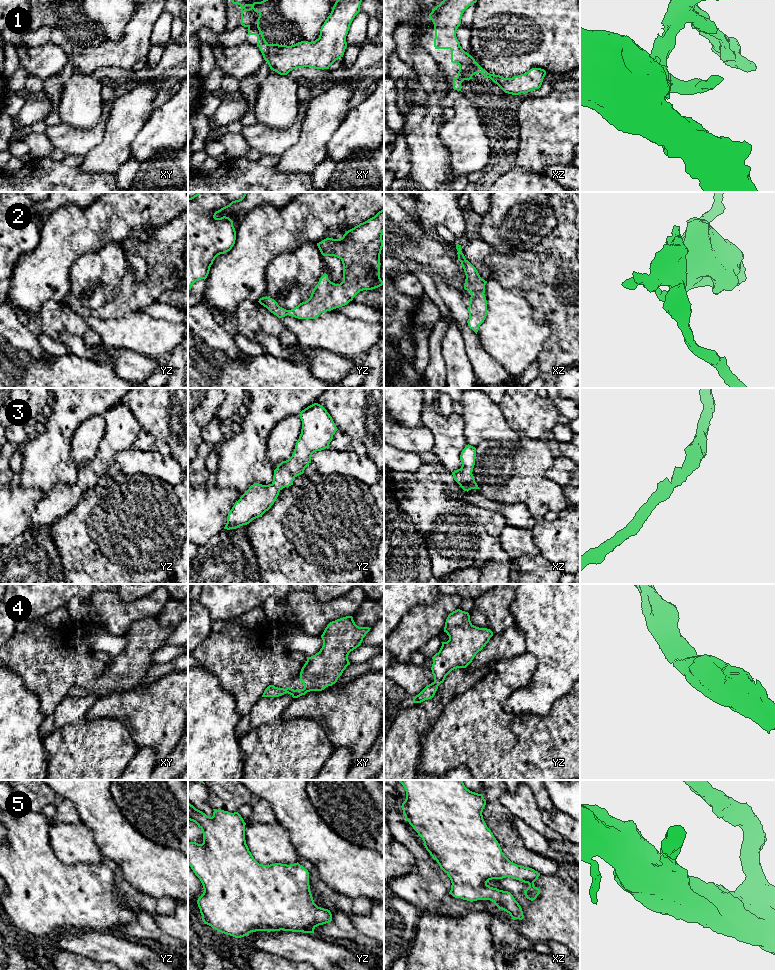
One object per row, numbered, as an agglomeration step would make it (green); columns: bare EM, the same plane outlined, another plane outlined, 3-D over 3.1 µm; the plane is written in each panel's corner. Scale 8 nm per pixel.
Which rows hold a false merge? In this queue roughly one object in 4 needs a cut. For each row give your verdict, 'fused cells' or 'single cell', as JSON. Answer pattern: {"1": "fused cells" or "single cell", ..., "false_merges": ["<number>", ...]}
{"1": "single cell", "2": "single cell", "3": "single cell", "4": "single cell", "5": "single cell", "false_merges": []}

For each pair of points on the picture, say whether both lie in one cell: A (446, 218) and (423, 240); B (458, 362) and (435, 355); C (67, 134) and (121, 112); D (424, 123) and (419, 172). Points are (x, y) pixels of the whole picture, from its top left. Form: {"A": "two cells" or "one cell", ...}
{"A": "two cells", "B": "two cells", "C": "two cells", "D": "one cell"}

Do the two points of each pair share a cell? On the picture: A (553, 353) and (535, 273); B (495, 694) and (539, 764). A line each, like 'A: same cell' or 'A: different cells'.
A: same cell
B: same cell

